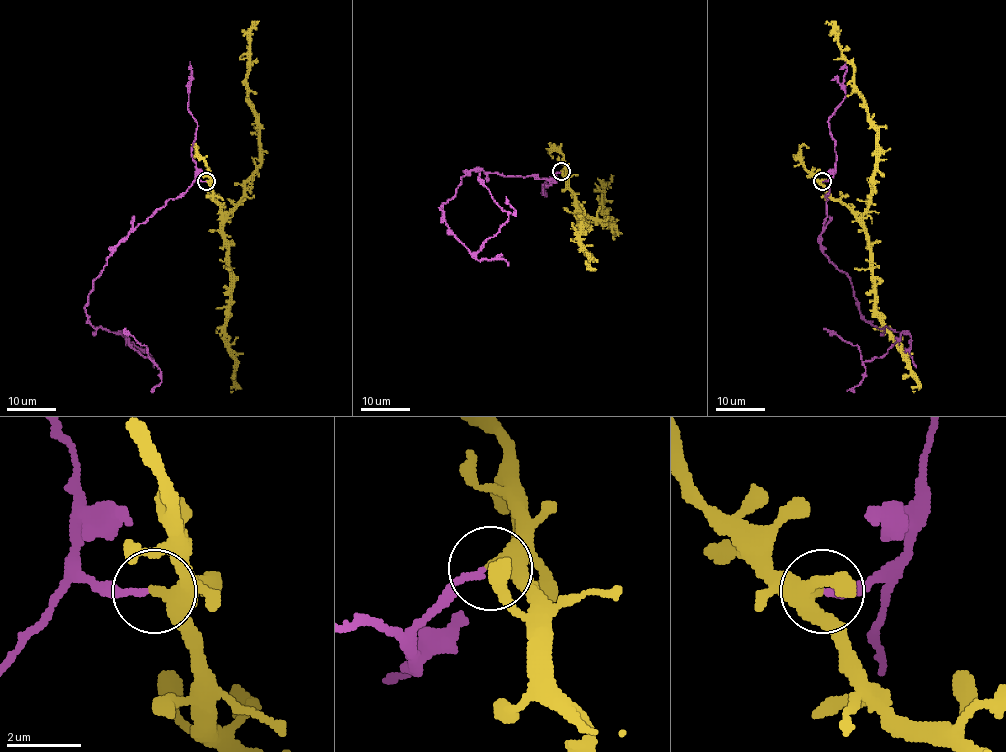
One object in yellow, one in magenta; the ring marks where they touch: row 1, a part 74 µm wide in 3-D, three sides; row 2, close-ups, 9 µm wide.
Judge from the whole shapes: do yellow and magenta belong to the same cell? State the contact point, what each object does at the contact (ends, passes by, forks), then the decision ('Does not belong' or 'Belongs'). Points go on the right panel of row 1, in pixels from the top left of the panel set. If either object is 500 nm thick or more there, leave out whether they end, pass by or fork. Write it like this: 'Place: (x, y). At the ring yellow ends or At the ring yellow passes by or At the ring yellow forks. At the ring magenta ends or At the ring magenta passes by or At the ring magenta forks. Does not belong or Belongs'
Place: (822, 181). At the ring yellow passes by. At the ring magenta ends. Does not belong

